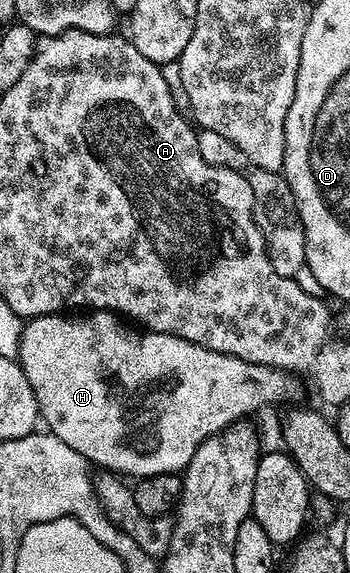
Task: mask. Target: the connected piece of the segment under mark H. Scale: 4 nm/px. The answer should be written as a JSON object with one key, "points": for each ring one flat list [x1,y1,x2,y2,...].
{"points":[[106,310,83,312,78,316,72,316,67,312,43,314,40,318,30,319,24,325,23,336,19,345,17,361,23,367,25,376,35,393,42,425,47,425,44,427,50,433,56,434,61,440,65,440,65,444,69,444,69,448,73,448,73,452,77,452,82,458,86,458,92,467,104,466,101,467,104,471,114,472,120,476,132,474,132,479,135,480,148,478,154,474,182,472,186,470,189,460,193,460,193,452,197,452,197,448,201,448,201,444,206,438,220,434,228,426,233,426,236,422,254,415,255,411,260,410,263,406,279,404,279,401,291,390,292,379,282,370,276,370,272,366,258,366,228,354,213,352,209,348,198,346,189,340,181,340,172,334,153,334,140,332,138,329,135,329,136,331,126,330,122,324,124,325,114,313]]}

